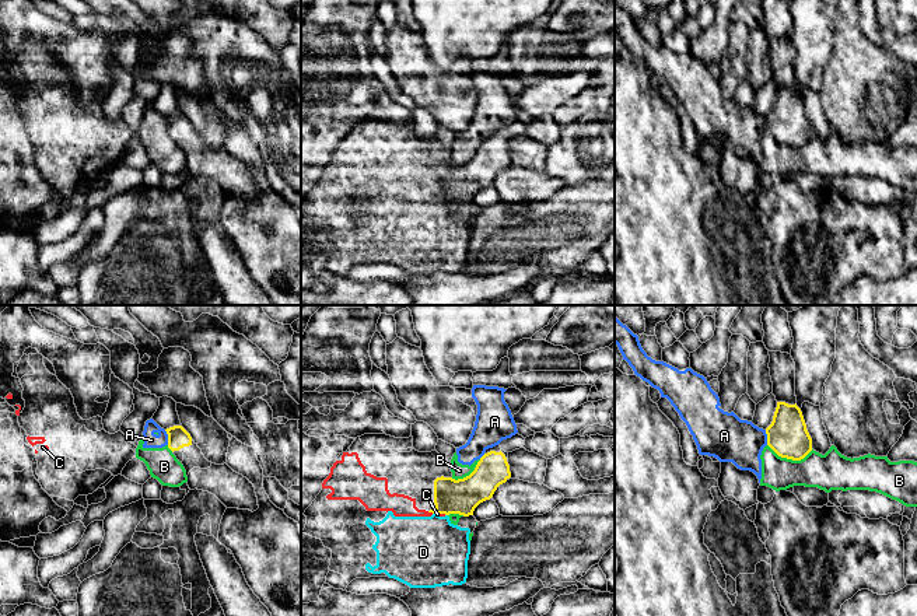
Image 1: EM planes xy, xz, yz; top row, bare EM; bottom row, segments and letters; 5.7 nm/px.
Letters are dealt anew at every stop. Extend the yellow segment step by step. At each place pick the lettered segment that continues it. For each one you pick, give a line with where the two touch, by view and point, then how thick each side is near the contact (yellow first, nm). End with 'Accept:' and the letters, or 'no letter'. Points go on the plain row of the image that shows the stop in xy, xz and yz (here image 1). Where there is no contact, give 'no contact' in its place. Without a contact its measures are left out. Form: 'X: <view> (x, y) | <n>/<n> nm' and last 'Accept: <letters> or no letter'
C: xz (430, 198) | 200/130 nm
D: xz (434, 199) | 200/420 nm
Accept: C, D

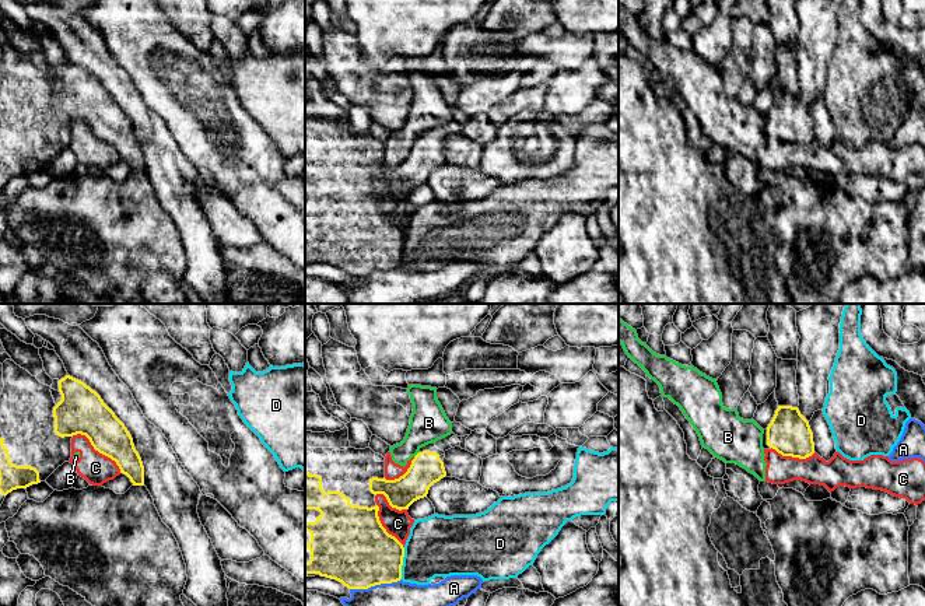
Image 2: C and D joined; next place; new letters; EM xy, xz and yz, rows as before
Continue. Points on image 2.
Accept: no letter

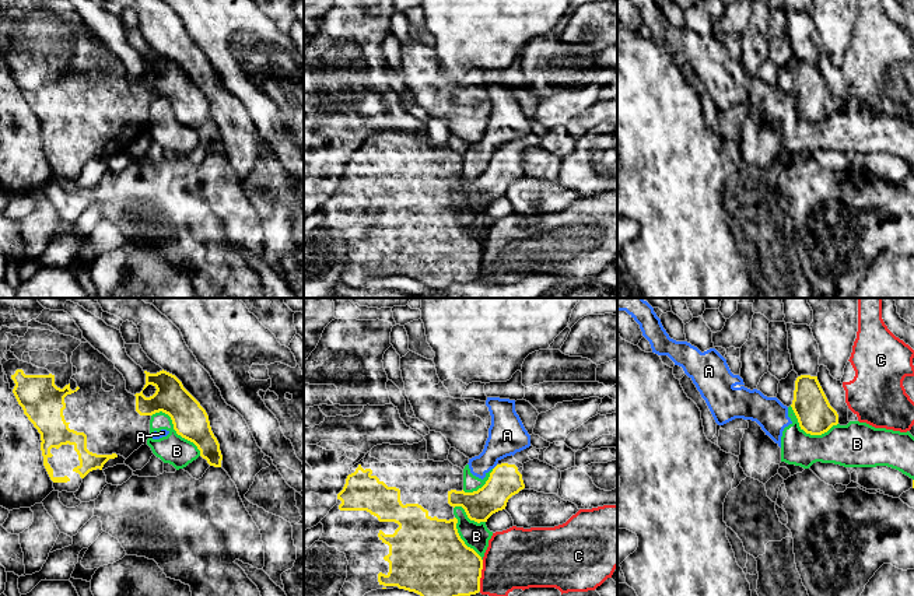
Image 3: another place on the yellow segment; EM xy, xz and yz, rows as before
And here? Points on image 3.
Accept: no letter

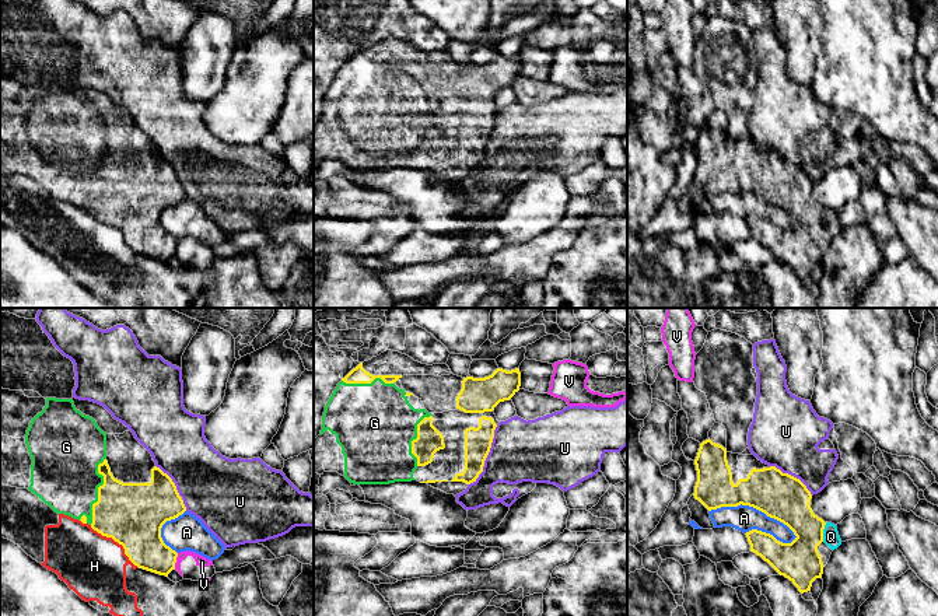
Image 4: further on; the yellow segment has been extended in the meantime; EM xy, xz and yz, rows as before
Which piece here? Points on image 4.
G: xy (98, 178) | 360/380 nm
Q: yz (822, 219) | 240/100 nm
Accept: G, Q

